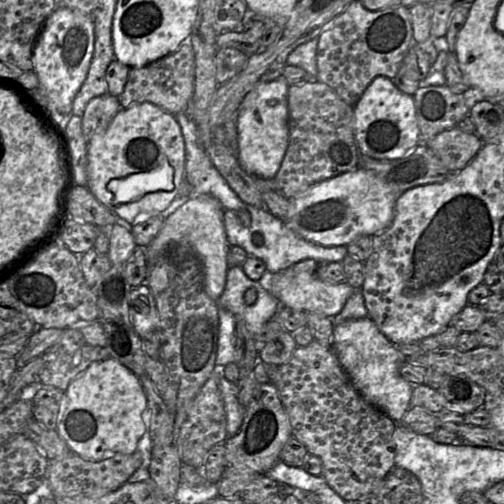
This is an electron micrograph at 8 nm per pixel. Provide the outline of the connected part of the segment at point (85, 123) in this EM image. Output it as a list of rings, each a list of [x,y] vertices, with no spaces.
[[[109,93],[92,98],[84,110],[82,117],[82,131],[87,142],[96,134],[104,132],[115,115],[121,110],[126,109],[121,107],[118,97]]]

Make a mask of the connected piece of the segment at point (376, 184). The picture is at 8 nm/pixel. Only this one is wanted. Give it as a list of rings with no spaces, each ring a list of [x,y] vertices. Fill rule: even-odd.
[[[361,168],[321,181],[307,192],[290,198],[288,228],[322,246],[347,246],[360,236],[375,236],[391,223],[396,194],[376,174]]]

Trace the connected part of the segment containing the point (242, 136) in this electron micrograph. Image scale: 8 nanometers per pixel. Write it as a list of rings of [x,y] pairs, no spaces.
[[[282,76],[261,83],[247,93],[238,109],[237,159],[252,177],[272,179],[281,166],[289,141],[288,87]]]

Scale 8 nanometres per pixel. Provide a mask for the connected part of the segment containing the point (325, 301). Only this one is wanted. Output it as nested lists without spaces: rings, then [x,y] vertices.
[[[292,266],[277,273],[270,273],[266,270],[258,281],[267,291],[276,297],[283,306],[327,317],[334,317],[340,313],[348,298],[355,291],[347,282],[336,284],[325,282],[318,278],[318,276],[312,276],[305,272],[295,272]]]

